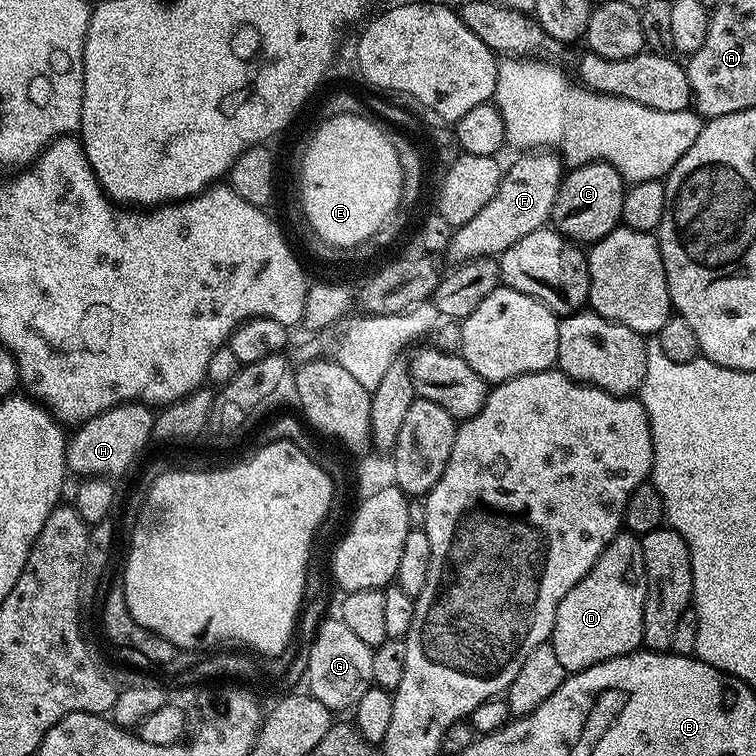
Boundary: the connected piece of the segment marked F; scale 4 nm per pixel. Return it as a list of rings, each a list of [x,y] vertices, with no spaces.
[[[524,150],[517,156],[520,157],[509,168],[507,165],[506,171],[501,175],[498,194],[494,194],[494,198],[490,198],[490,202],[486,202],[486,206],[482,206],[482,210],[478,210],[478,214],[470,218],[470,222],[453,231],[446,253],[447,259],[452,259],[452,262],[463,262],[483,256],[499,257],[500,253],[514,246],[518,238],[526,238],[526,234],[534,234],[534,230],[545,227],[551,221],[552,207],[560,189],[560,182],[566,175],[565,165],[559,155],[552,150]]]

